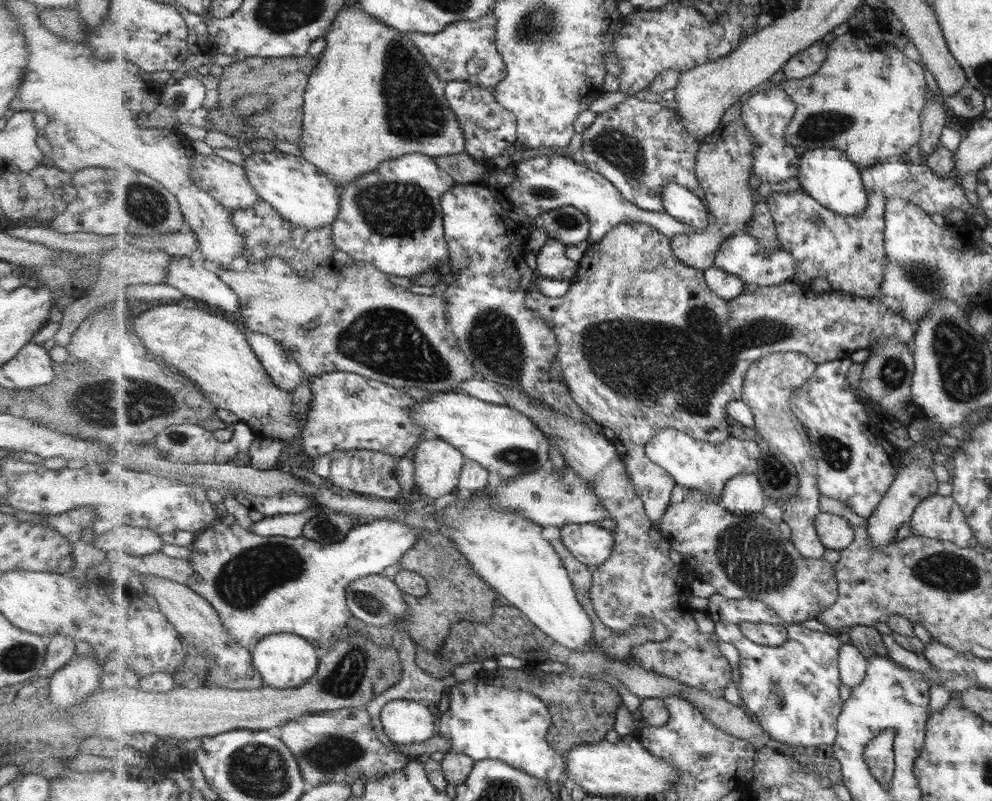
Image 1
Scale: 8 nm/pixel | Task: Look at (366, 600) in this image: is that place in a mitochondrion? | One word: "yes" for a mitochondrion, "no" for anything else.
yes

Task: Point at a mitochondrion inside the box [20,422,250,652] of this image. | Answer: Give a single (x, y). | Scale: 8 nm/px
(178, 437)

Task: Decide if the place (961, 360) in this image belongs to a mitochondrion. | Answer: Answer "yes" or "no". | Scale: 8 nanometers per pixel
yes

